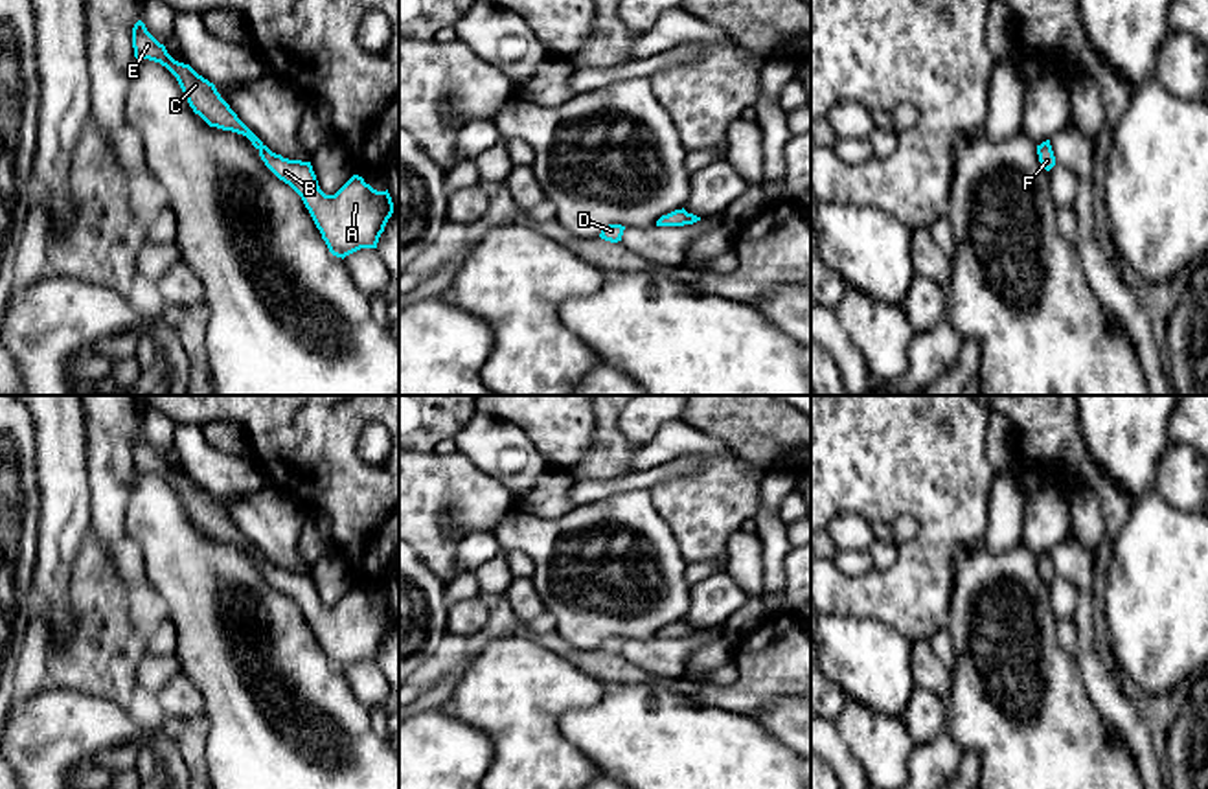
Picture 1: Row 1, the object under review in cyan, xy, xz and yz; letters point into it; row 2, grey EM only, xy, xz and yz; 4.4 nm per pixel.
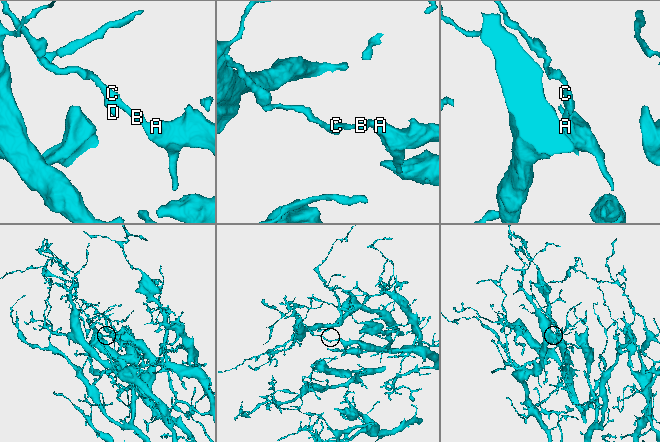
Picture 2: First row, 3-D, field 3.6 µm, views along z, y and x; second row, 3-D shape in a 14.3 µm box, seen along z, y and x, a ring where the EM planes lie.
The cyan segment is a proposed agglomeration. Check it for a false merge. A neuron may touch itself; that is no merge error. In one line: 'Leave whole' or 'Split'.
Leave whole

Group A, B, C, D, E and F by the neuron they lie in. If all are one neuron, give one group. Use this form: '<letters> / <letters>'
A B C D E F

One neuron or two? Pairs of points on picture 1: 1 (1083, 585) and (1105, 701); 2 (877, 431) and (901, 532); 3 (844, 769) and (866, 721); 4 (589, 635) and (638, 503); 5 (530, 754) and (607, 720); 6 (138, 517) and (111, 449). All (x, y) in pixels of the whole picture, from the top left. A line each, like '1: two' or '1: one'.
1: one
2: two
3: two
4: one
5: two
6: two

